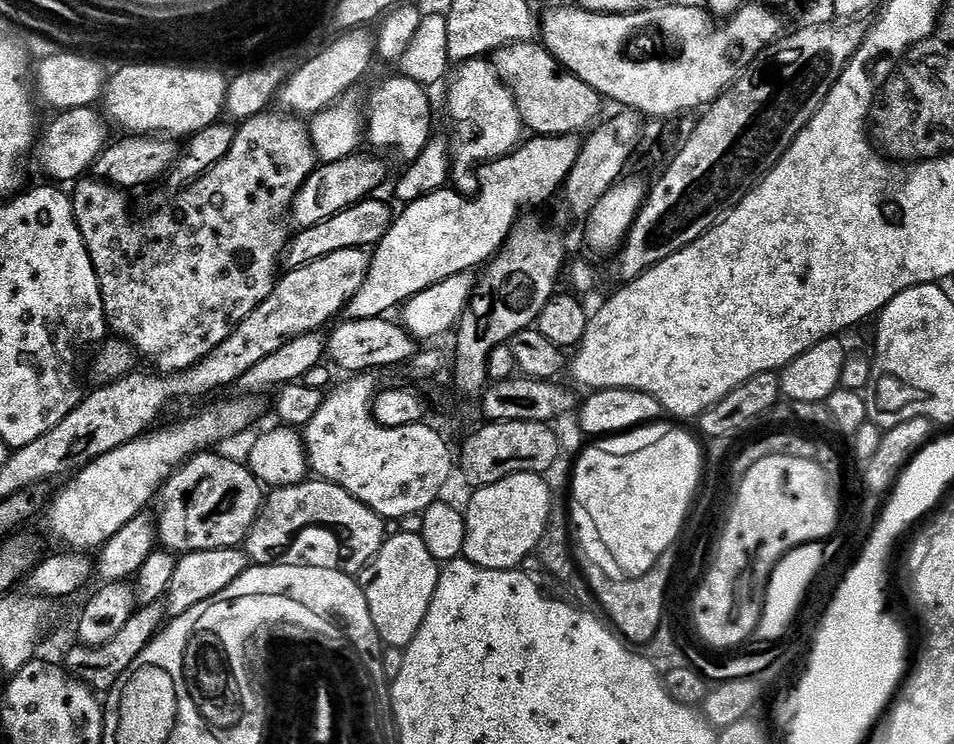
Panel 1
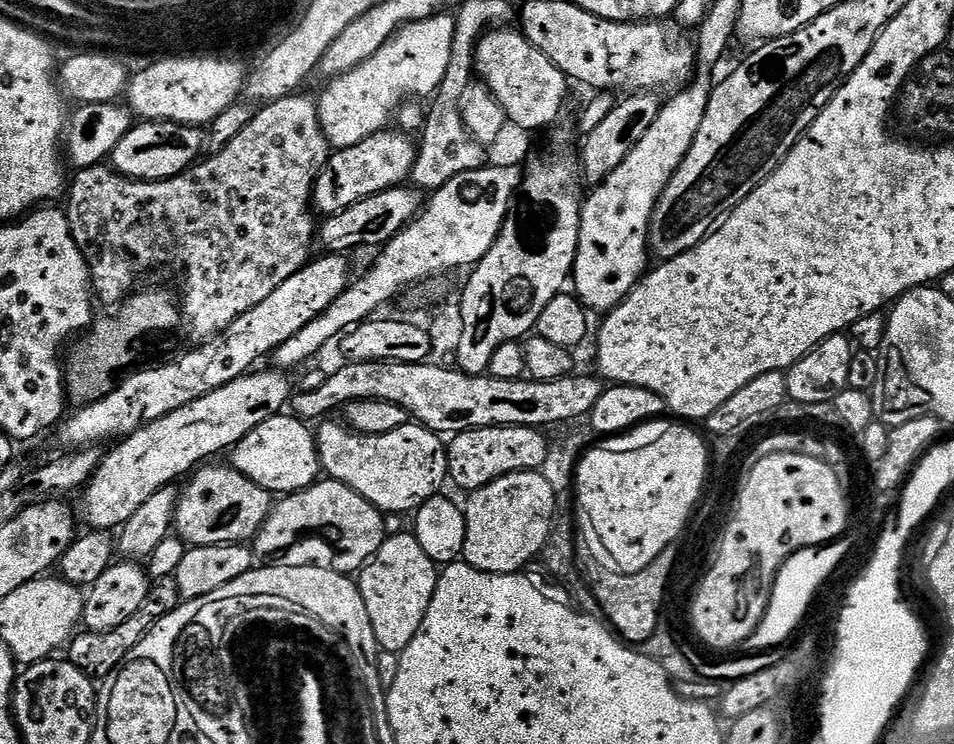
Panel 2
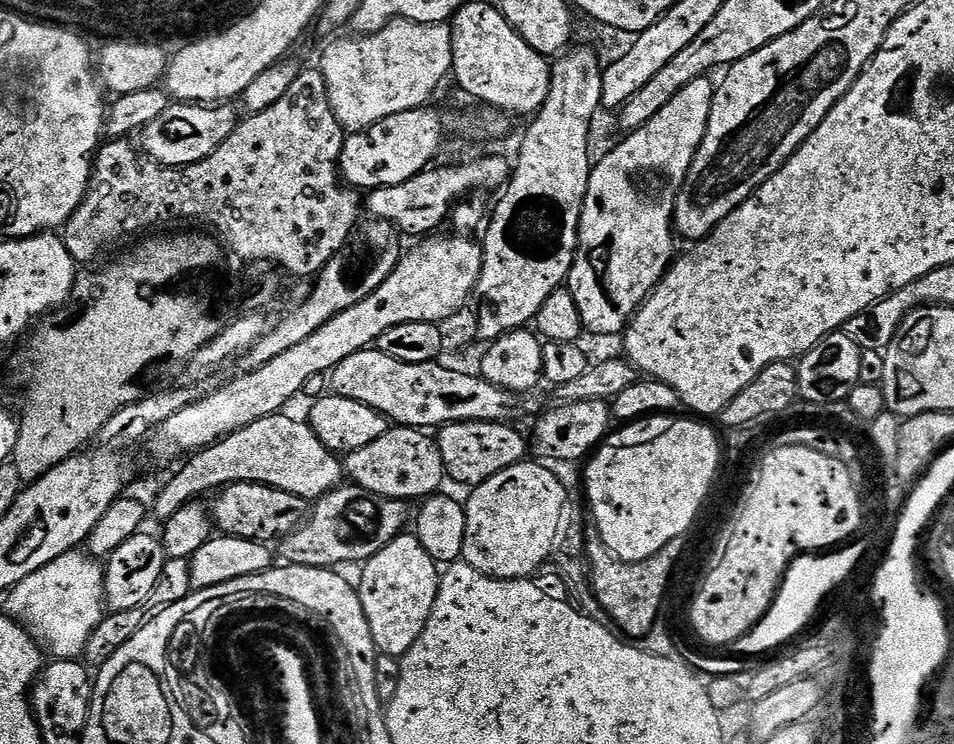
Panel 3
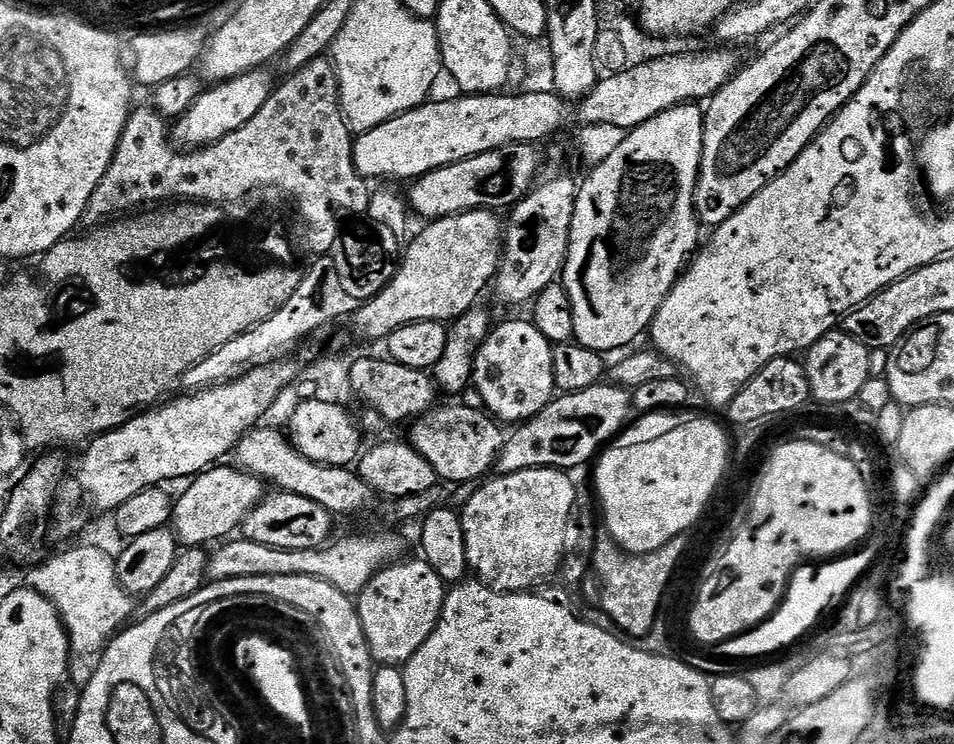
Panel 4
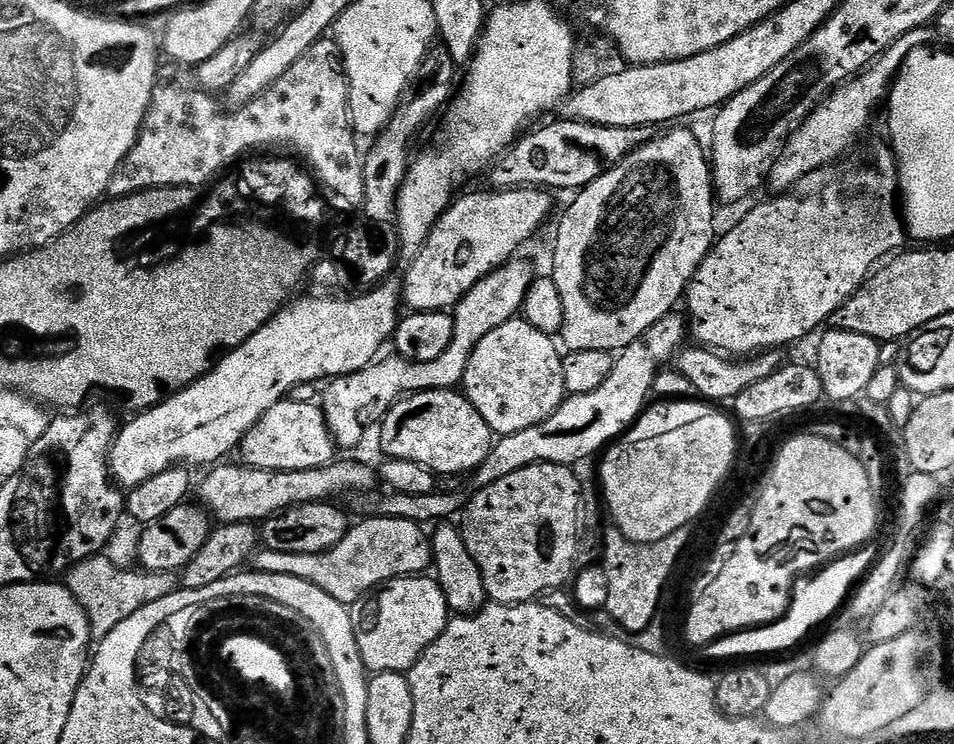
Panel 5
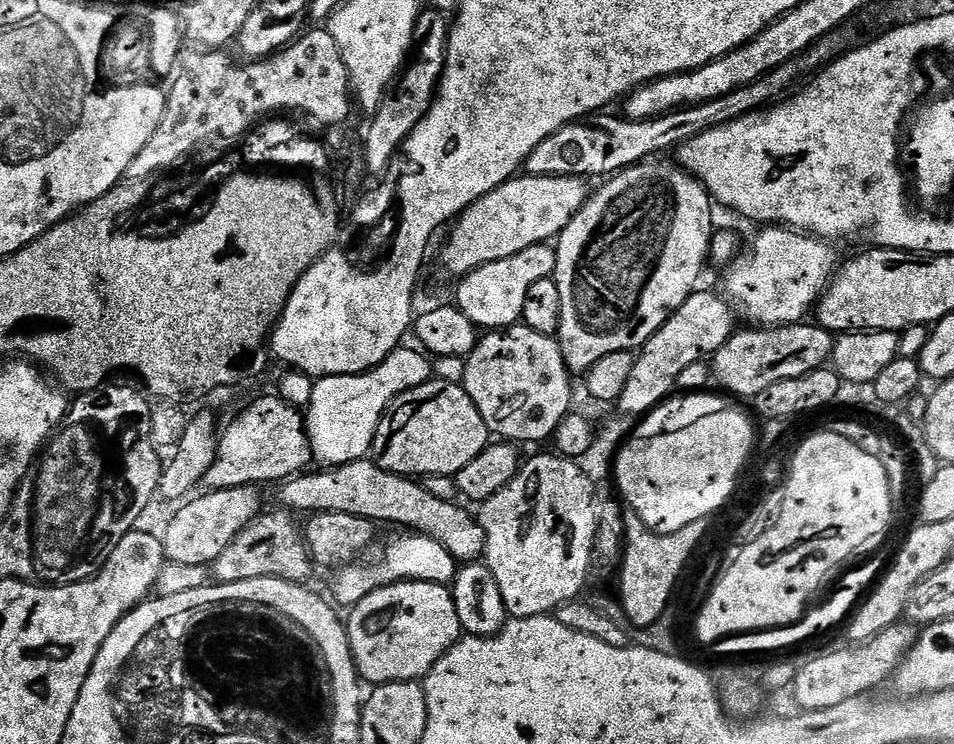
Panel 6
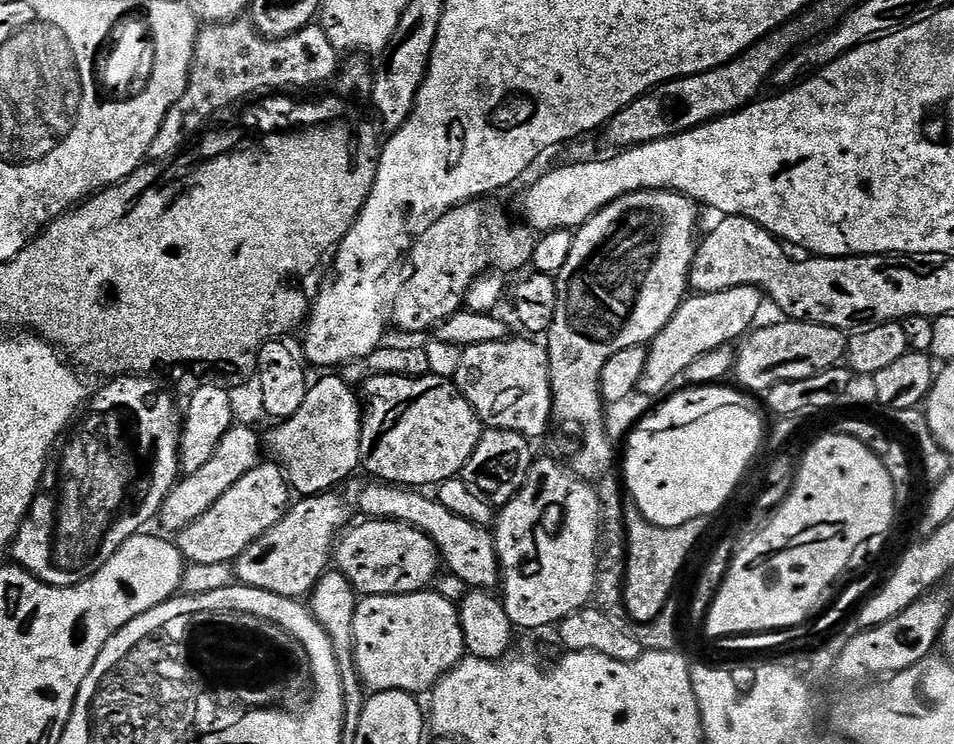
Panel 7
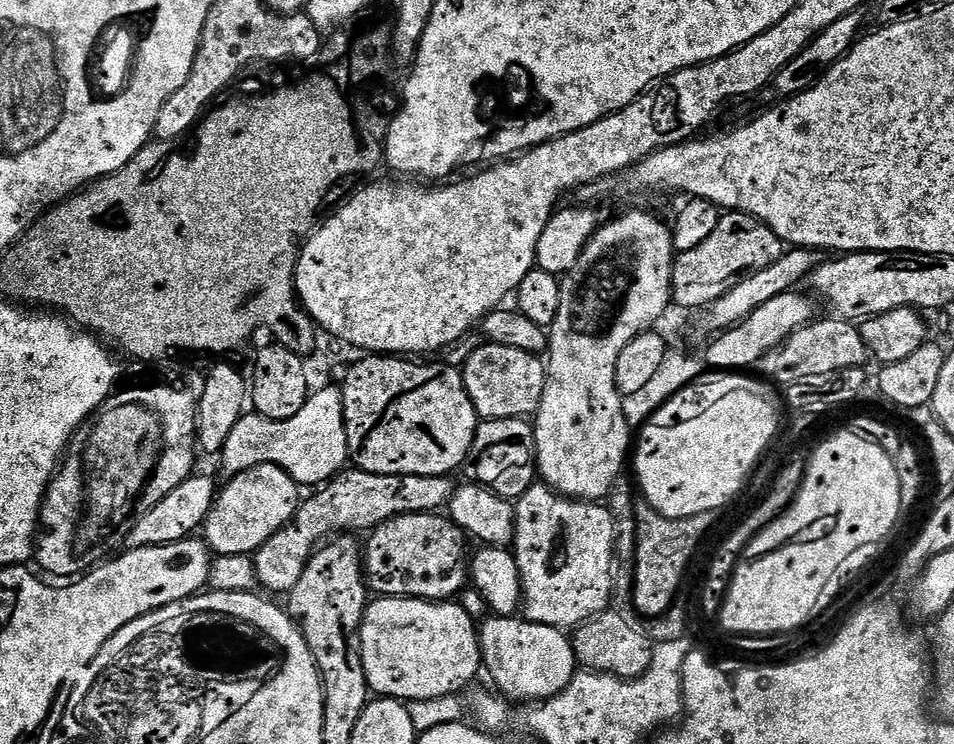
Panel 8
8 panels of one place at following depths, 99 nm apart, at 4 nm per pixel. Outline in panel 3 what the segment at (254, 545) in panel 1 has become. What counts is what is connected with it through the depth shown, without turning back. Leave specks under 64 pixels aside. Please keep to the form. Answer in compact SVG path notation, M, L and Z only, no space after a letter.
M341 486L333 490L333 492L328 492L326 495L321 496L319 500L315 501L311 505L310 515L305 519L304 523L300 525L299 528L296 529L295 532L290 536L285 536L283 539L279 541L280 544L280 554L278 550L278 556L280 556L285 565L288 566L299 566L301 568L336 568L337 566L341 566L340 564L352 564L357 560L357 562L363 562L365 560L369 560L371 556L374 554L378 554L378 550L382 550L385 548L388 543L390 543L395 536L401 535L405 531L404 528L409 527L410 521L414 516L414 508L409 501L406 500L391 500L390 498L386 498L385 496L376 496L372 492L366 491L365 488L357 488L355 486Z

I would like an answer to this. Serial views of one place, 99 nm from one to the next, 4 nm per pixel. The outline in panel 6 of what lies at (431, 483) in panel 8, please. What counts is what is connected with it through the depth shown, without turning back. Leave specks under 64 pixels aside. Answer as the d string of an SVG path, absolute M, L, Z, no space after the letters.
M265 511L257 516L250 526L246 526L246 530L242 530L242 534L238 534L238 538L234 538L234 542L230 542L230 546L226 546L226 550L222 550L222 554L218 554L218 558L210 565L210 576L215 583L229 584L246 578L282 578L295 584L307 581L307 576L314 571L314 565L301 529L298 524L296 528L287 511L277 511Z

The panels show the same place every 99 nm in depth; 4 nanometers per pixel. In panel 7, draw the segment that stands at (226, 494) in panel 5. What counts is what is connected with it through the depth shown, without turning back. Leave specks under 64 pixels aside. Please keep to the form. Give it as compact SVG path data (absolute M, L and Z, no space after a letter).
M376 480L367 481L358 494L358 506L364 512L364 516L369 519L391 519L402 521L405 524L410 524L422 530L427 536L435 542L436 548L439 550L441 559L447 568L447 571L462 581L466 582L471 589L495 589L501 581L500 561L497 558L495 537L493 533L483 526L474 524L473 522L456 515L440 501L433 497L426 497L418 492L417 489L406 486L390 485L386 482Z

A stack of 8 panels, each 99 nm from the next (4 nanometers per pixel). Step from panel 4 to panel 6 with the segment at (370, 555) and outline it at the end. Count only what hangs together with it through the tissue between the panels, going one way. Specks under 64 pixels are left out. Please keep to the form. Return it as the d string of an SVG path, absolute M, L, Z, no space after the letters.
M408 530L391 532L394 533L385 538L380 554L374 559L367 557L365 560L343 565L331 573L331 576L333 575L330 580L330 590L333 596L331 599L339 607L351 608L366 594L403 580L430 581L432 584L443 585L453 583L456 573L455 565L439 544L420 533Z

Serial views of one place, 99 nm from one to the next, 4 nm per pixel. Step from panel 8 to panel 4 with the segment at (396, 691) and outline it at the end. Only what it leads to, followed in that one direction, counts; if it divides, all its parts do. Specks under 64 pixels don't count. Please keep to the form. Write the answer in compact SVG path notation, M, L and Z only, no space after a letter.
M423 558L389 564L358 595L360 621L372 657L380 666L403 666L430 638L444 613L446 583Z

